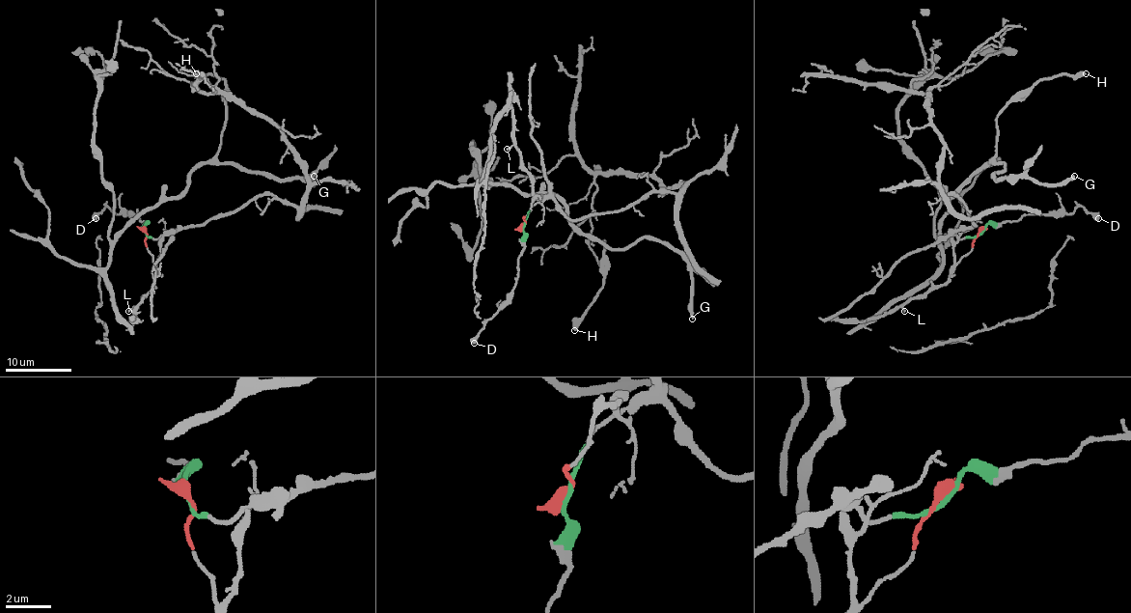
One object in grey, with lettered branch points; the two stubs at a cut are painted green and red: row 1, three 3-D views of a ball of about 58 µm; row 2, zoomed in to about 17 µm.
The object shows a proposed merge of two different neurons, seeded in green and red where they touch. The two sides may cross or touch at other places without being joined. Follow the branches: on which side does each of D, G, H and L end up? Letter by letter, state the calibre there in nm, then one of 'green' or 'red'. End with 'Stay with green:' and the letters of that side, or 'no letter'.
D: 550 nm | green
G: 360 nm | red
H: 500 nm | red
L: 140 nm | red
Stay with green: D

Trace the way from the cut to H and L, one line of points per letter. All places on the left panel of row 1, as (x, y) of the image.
H: (146, 232), (155, 283), (130, 324), (112, 299), (111, 243), (175, 199), (216, 153), (225, 81), (197, 74)
L: (146, 232), (146, 246), (155, 266), (155, 283), (128, 311)

